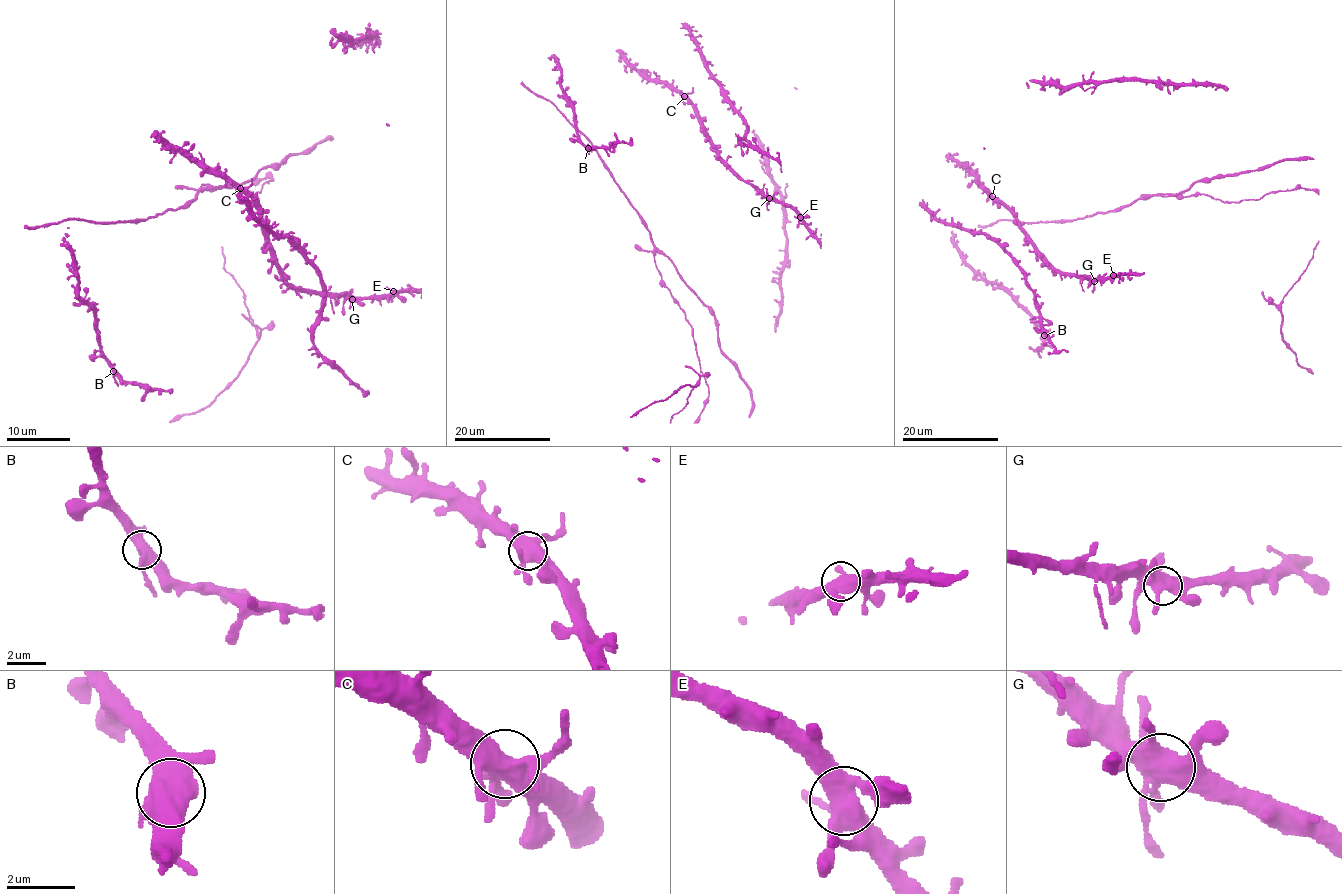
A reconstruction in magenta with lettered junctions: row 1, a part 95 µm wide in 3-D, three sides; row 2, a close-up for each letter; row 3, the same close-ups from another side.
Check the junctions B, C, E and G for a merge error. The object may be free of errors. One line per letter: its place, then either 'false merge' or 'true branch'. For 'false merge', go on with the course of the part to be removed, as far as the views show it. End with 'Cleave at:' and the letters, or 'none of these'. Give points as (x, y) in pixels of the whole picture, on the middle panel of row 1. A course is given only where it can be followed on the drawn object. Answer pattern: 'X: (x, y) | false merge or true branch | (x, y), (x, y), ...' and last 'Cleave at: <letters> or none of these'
B: (588, 148) | true branch
C: (684, 96) | true branch
E: (800, 217) | true branch
G: (769, 198) | true branch
Cleave at: none of these

